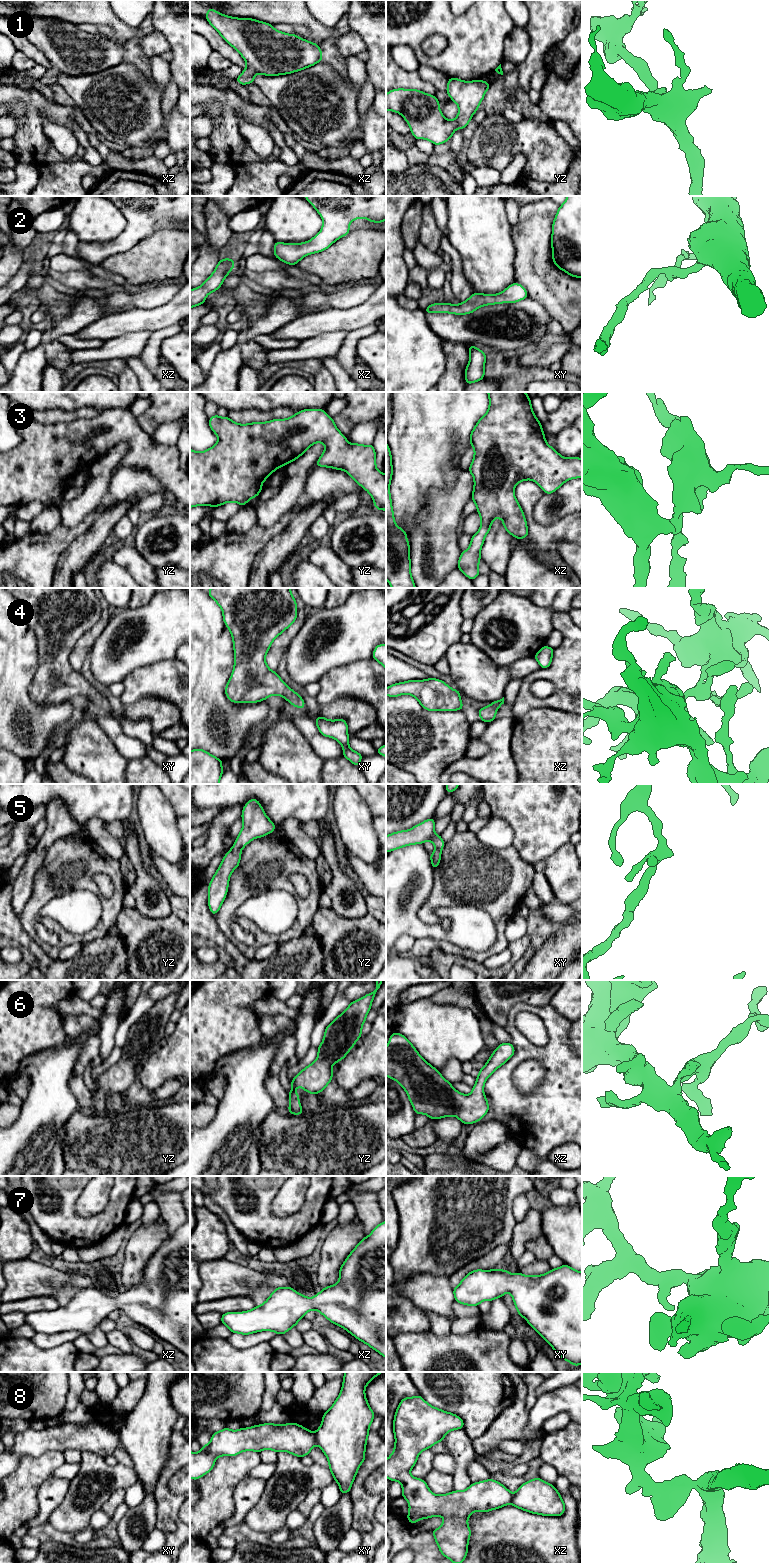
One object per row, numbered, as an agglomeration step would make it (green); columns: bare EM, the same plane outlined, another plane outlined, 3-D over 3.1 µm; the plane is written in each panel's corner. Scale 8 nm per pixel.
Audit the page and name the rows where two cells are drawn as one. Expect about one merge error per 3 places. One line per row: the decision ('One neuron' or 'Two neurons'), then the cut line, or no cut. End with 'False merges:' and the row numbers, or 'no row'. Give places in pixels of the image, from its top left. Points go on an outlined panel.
1: One neuron. No split
2: One neuron. No split
3: One neuron. No split
4: One neuron. No split
5: One neuron. No split
6: One neuron. No split
7: One neuron. No split
8: Two neurons. Split along xy (314, 1433), (316, 1443)
False merges: 8

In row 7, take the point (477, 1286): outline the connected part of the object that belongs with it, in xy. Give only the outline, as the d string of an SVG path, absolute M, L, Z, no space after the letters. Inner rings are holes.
M563 1264L543 1275L512 1275L507 1270L473 1270L453 1289L455 1301L478 1306L485 1300L493 1301L509 1292L518 1315L573 1366L582 1364L582 1272Z

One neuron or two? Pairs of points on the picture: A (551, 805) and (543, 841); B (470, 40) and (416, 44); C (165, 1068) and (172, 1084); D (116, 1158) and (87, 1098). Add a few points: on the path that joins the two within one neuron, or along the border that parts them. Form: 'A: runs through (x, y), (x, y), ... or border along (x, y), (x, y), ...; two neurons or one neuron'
A: runs through (544, 814), (543, 832); one neuron
B: runs through (456, 28), (429, 28), (427, 30); one neuron
C: border along (179, 1079), (168, 1079), (153, 1091); two neurons
D: border along (82, 1109), (90, 1111); two neurons

